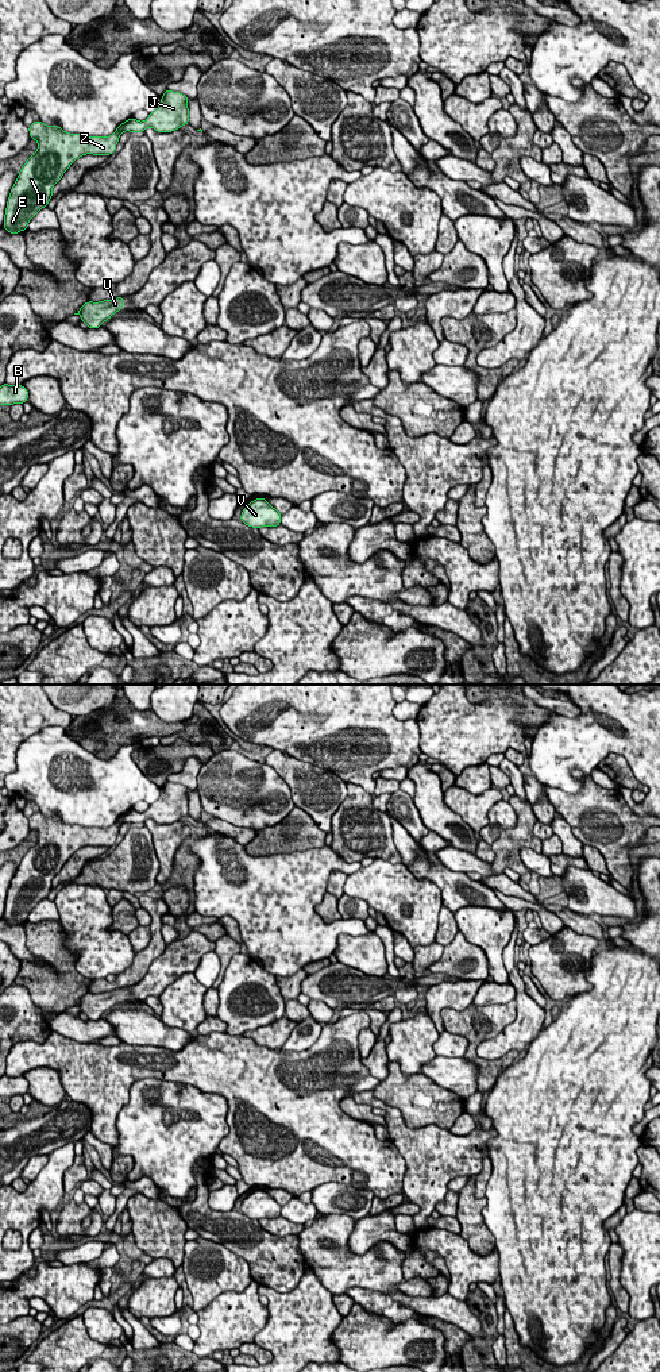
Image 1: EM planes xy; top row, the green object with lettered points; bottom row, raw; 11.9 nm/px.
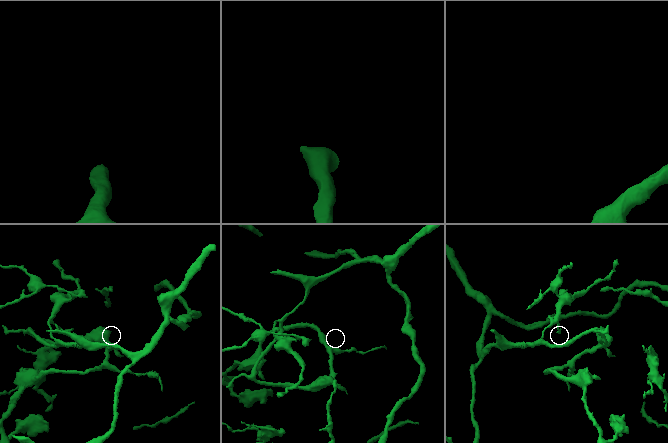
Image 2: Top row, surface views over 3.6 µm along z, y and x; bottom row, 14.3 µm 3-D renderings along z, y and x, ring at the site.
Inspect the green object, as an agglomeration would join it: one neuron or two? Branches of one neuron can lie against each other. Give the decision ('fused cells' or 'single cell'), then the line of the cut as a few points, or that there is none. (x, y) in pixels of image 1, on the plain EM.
fused cells | xy (115, 823), (120, 824)

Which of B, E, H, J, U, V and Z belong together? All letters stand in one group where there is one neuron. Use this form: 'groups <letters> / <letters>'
groups B E H U V Z / J

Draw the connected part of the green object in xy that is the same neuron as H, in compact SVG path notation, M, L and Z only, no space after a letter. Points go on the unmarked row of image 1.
M40 812L28 817L28 822L38 841L22 858L11 880L3 916L9 925L27 921L30 912L47 898L53 878L76 851L86 845L111 847L120 829L116 822L105 829L70 825Z

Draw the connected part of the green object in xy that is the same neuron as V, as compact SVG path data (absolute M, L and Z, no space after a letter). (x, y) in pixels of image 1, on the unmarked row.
M255 1190L242 1203L240 1211L252 1219L281 1217L282 1206L266 1190Z

